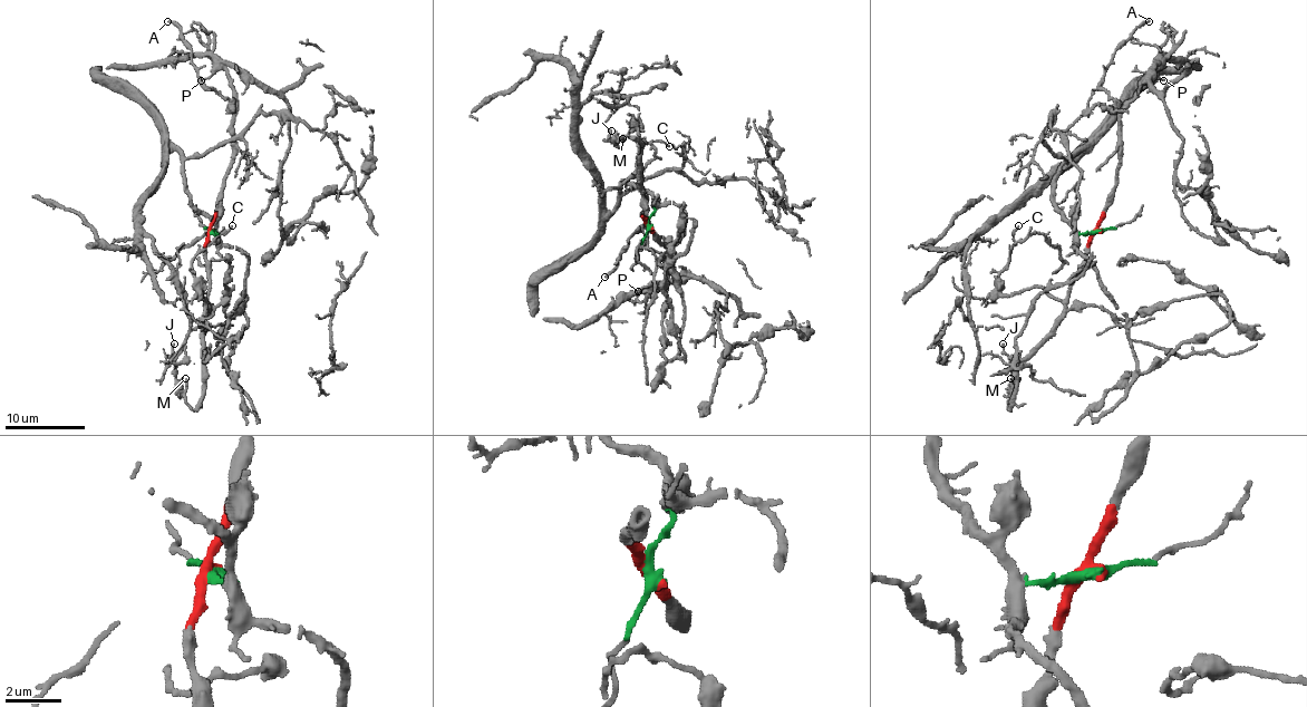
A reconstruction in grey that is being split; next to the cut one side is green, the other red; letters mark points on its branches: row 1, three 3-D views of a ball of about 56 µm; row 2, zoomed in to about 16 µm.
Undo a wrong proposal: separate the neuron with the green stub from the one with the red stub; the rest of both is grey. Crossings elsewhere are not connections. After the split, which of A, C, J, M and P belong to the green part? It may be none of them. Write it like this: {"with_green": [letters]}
{"with_green": []}

